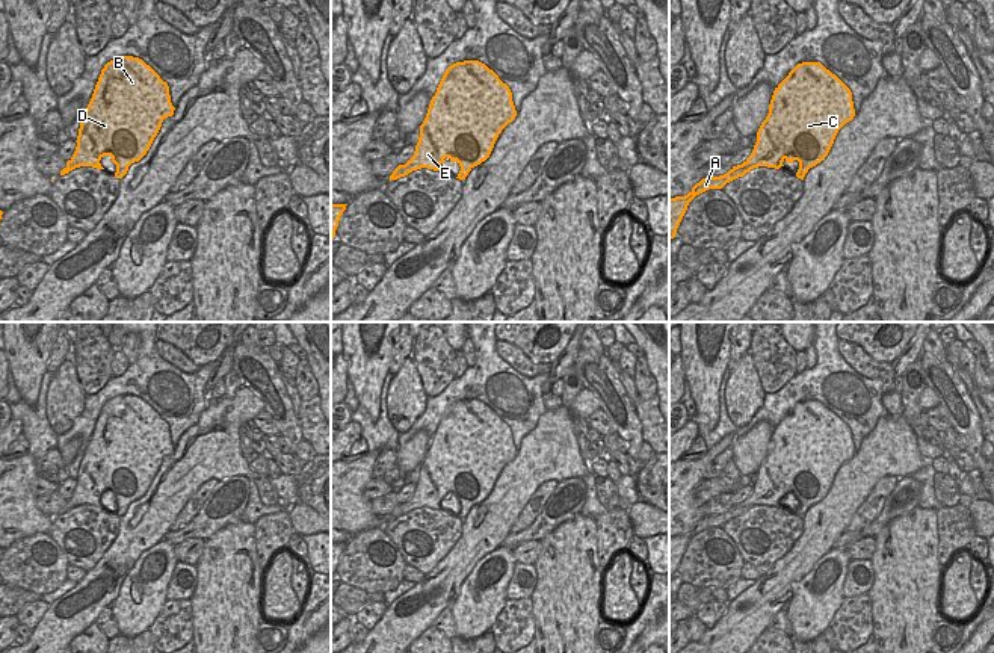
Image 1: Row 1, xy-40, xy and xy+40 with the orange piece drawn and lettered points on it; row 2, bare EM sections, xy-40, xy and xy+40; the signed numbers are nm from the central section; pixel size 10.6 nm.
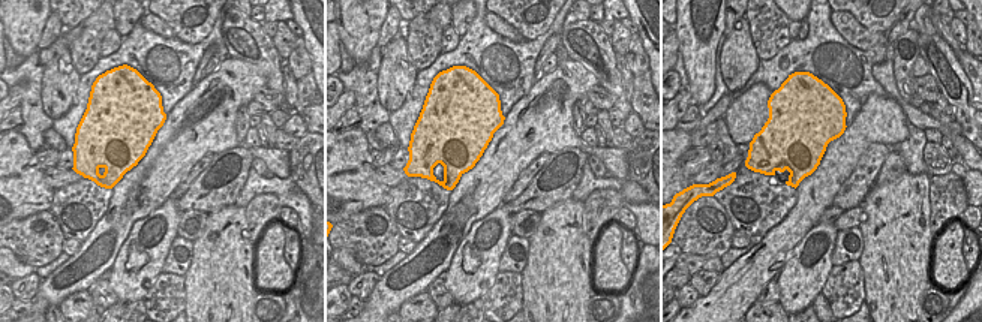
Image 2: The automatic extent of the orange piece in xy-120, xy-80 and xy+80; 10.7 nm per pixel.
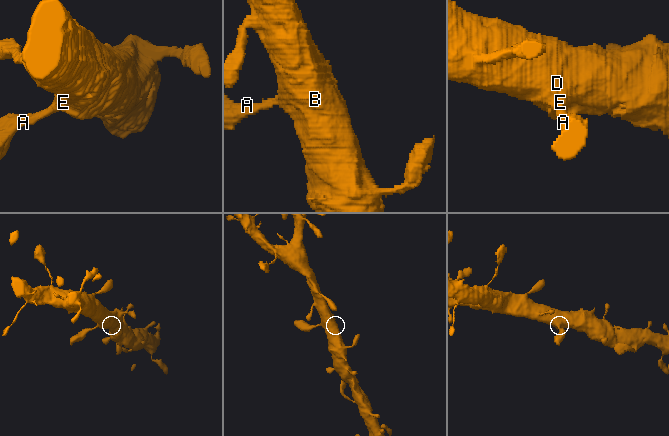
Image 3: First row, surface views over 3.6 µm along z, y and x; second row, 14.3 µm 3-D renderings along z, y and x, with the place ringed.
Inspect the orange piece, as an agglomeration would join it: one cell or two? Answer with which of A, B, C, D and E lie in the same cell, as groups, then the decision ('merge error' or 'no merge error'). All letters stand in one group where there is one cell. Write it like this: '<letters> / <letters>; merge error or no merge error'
A B C D E; no merge error

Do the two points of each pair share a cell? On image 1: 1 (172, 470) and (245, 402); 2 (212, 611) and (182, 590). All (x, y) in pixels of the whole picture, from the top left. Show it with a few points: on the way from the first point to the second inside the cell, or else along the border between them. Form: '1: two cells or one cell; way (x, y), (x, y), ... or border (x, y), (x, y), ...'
1: one cell; way (194, 461), (227, 431), (227, 423)
2: two cells; border (195, 566), (195, 590), (188, 599)

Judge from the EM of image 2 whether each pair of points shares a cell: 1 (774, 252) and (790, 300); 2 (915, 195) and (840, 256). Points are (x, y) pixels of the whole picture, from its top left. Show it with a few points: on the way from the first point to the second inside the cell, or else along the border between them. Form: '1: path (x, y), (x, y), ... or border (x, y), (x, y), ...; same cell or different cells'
1: border (801, 241), (774, 277); different cells
2: border (858, 228), (862, 237), (859, 259); different cells

